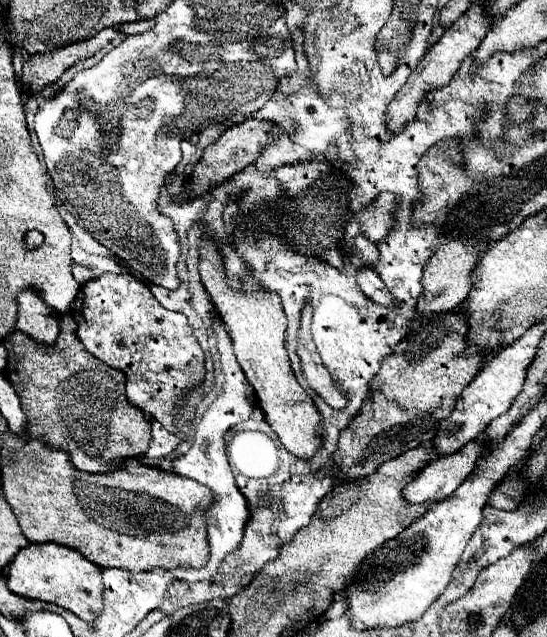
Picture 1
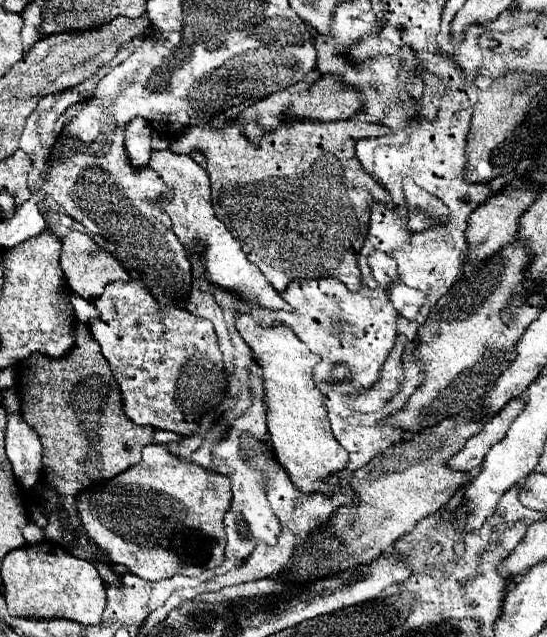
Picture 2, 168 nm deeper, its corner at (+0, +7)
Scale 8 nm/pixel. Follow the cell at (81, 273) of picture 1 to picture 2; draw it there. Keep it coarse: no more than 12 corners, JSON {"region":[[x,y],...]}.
{"region":[[91,237],[63,239],[61,269],[85,299],[109,281],[127,281],[125,267]]}

